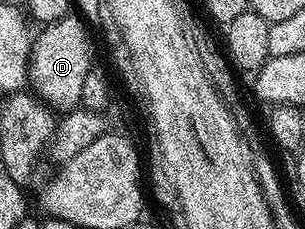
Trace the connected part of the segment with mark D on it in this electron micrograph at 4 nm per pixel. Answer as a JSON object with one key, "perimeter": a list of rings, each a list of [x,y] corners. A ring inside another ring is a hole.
{"perimeter":[[[68,16],[46,23],[40,34],[34,35],[31,56],[27,60],[26,81],[43,106],[55,112],[74,110],[82,103],[85,76],[93,69],[88,27],[79,16]],[[59,110],[59,111],[58,111]]]}

